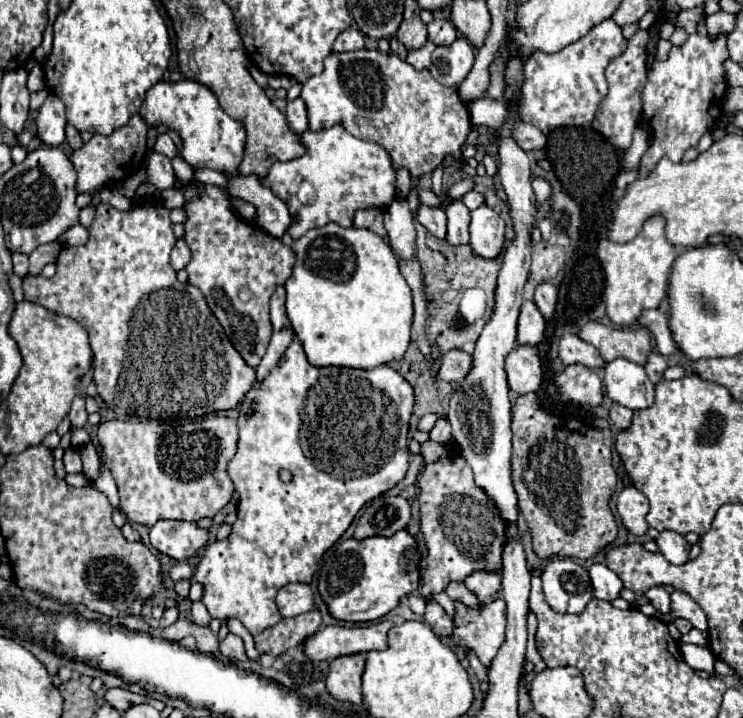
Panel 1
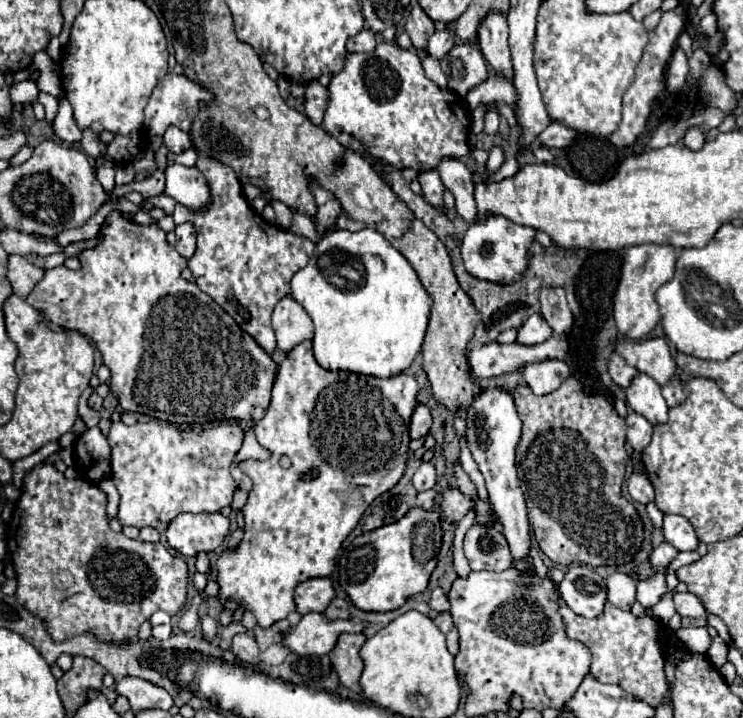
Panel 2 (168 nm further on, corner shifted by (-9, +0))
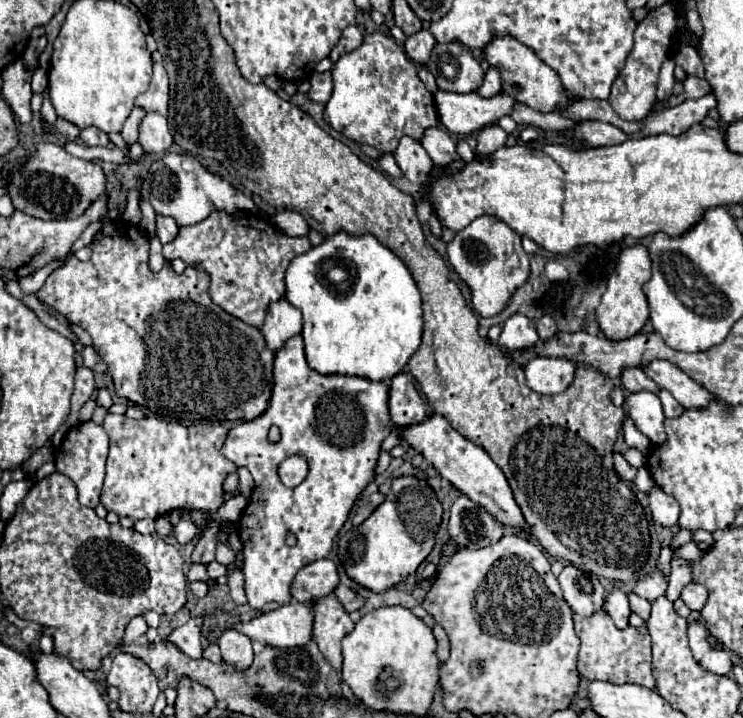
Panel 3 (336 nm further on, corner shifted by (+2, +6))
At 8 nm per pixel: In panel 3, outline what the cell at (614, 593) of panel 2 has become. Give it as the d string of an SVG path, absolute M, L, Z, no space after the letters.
M612 590L606 596L604 610L610 614L614 620L616 628L628 628L628 618L630 618L630 608L628 608L628 596L620 590Z

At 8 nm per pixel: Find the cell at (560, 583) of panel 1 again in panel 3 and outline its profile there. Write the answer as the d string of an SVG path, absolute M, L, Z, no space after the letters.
M566 566L558 576L558 582L564 592L564 600L576 614L592 616L594 612L602 610L606 590L596 576L586 574L574 566Z

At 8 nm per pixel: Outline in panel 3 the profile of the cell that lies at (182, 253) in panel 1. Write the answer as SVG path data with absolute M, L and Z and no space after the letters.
M156 216L156 236L160 238L162 244L168 244L176 238L178 234L178 224L172 218L166 216Z

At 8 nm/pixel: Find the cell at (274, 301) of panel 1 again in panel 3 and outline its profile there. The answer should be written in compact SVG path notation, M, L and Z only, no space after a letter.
M280 300L268 306L268 314L260 332L266 338L266 346L276 352L284 342L302 332L302 314L288 300Z

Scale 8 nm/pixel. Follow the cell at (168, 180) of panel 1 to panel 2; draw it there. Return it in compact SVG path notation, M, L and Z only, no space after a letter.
M171 164L165 170L165 180L165 194L175 198L179 204L197 210L209 202L209 188L197 168Z

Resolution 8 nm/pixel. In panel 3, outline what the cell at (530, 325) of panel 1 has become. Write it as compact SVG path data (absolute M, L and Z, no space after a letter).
M512 314L498 338L498 344L506 350L516 350L516 348L532 348L532 344L538 344L538 332L534 320L526 318L524 314Z

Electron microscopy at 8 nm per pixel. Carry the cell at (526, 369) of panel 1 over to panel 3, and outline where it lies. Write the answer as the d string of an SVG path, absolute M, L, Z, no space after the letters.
M536 356L526 366L528 386L540 394L564 392L574 380L576 366L566 358Z

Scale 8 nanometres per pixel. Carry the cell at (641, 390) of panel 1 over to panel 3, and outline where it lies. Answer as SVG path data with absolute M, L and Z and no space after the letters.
M636 392L626 398L628 406L628 416L636 424L636 428L652 440L652 444L662 444L666 442L666 432L664 432L664 412L660 398L652 392Z

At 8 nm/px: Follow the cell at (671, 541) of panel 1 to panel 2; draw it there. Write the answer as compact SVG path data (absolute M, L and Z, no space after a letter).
M677 514L665 516L665 520L663 520L663 536L679 552L697 550L699 544L693 526L687 522L687 518L677 516Z

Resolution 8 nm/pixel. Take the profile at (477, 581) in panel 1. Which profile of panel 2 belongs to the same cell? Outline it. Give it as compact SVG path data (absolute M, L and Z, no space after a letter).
M473 524L465 536L465 556L471 570L507 570L511 568L511 554L507 540L499 528Z

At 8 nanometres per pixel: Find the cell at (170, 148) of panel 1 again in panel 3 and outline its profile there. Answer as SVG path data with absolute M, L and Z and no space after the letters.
M148 112L138 128L138 144L142 146L144 154L162 154L174 142L172 134L168 132L168 122L158 112Z

